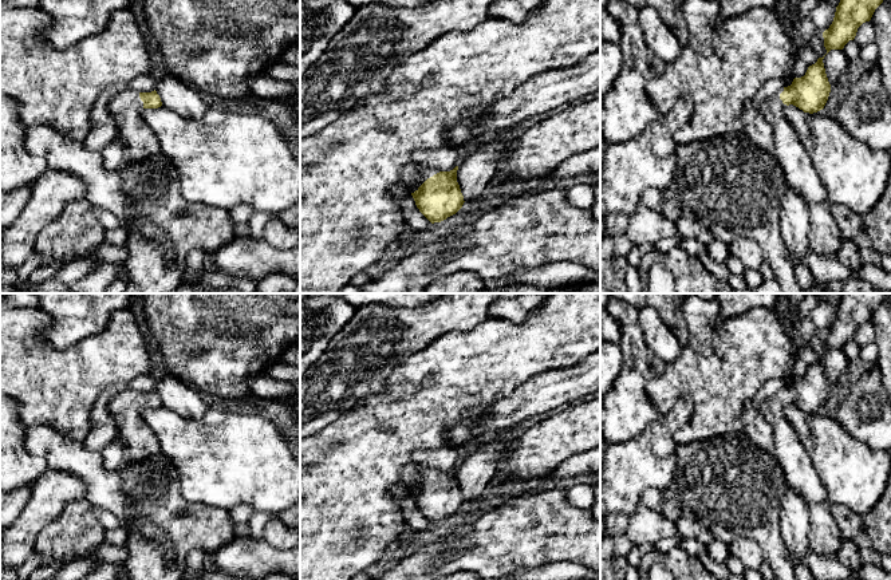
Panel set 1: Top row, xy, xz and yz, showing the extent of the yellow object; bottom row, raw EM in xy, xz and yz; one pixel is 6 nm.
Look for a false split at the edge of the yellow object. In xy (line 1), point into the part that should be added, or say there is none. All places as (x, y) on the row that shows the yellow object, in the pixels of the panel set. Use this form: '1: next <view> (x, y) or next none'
1: next xy (125, 107)

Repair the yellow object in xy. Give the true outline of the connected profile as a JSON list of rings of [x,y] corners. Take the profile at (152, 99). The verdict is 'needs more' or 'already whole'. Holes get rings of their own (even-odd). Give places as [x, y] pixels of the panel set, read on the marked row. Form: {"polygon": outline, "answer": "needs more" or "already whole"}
{"polygon": [[[131,88],[117,92],[109,102],[109,113],[117,137],[126,145],[122,167],[141,162],[161,151],[157,135],[141,117],[142,108],[162,106],[157,91],[139,92]]], "answer": "needs more"}

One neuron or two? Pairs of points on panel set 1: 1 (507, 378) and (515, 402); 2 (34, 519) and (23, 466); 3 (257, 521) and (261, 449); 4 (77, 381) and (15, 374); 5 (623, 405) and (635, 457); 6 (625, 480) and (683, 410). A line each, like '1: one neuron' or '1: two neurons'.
1: two neurons
2: two neurons
3: two neurons
4: one neuron
5: two neurons
6: one neuron

